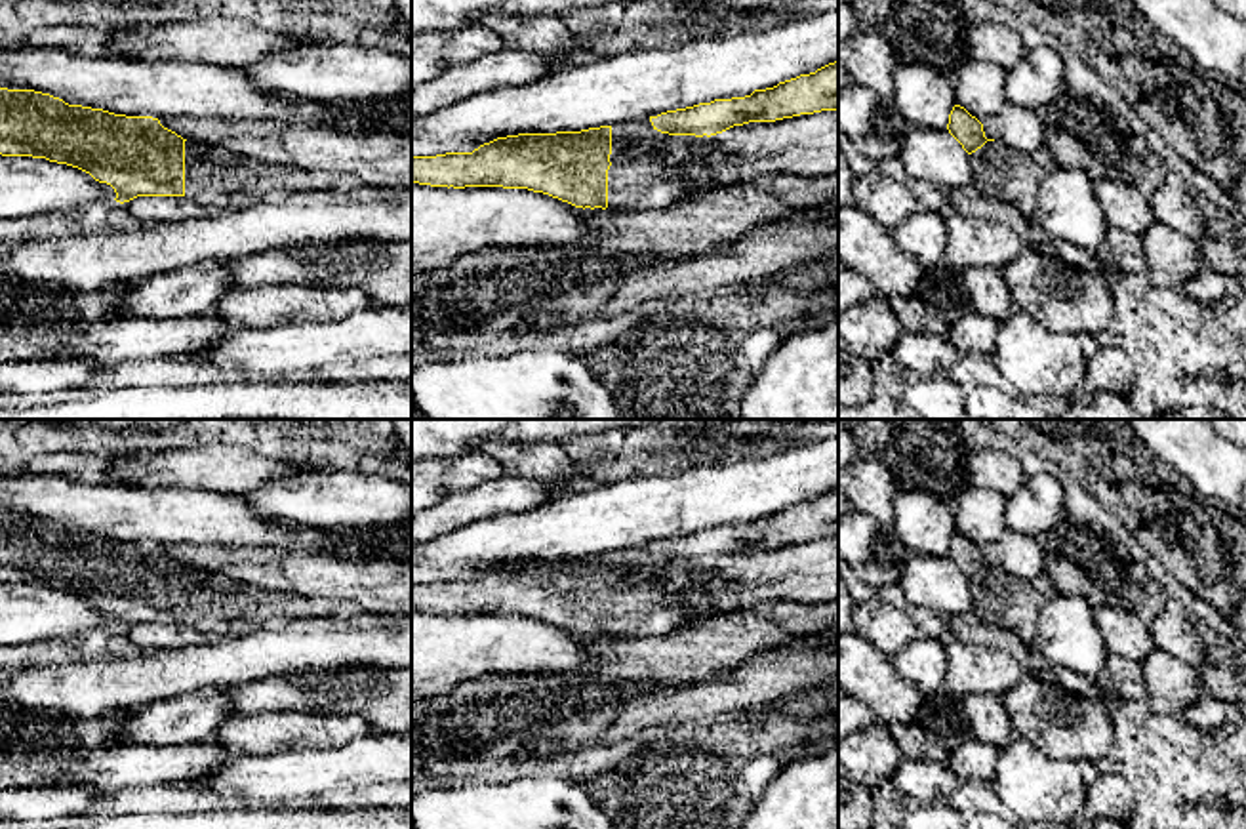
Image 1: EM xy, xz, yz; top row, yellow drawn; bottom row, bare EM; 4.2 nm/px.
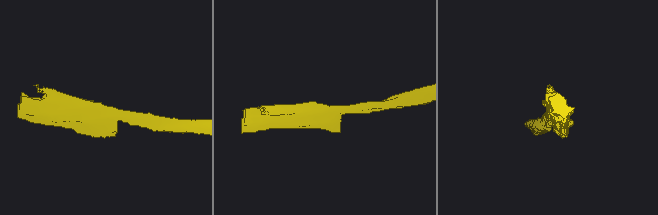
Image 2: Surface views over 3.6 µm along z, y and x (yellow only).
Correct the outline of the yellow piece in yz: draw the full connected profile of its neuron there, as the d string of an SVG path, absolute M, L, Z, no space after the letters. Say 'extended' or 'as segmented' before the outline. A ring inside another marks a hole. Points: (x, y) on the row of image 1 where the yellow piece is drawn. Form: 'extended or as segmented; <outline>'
as segmented; M960 105L953 107L947 130L968 154L981 149L987 141L995 141L985 137L983 124Z

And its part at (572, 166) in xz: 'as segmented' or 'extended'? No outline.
as segmented

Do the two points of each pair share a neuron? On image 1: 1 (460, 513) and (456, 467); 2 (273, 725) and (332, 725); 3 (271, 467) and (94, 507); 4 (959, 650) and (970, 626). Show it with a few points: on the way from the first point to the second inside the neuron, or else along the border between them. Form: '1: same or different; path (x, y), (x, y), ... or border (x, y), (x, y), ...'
1: different; border (500, 477), (450, 494), (431, 507)
2: same; path (288, 727), (317, 727)
3: different; border (138, 486), (193, 486), (227, 494)
4: different; border (955, 637), (1004, 652)

